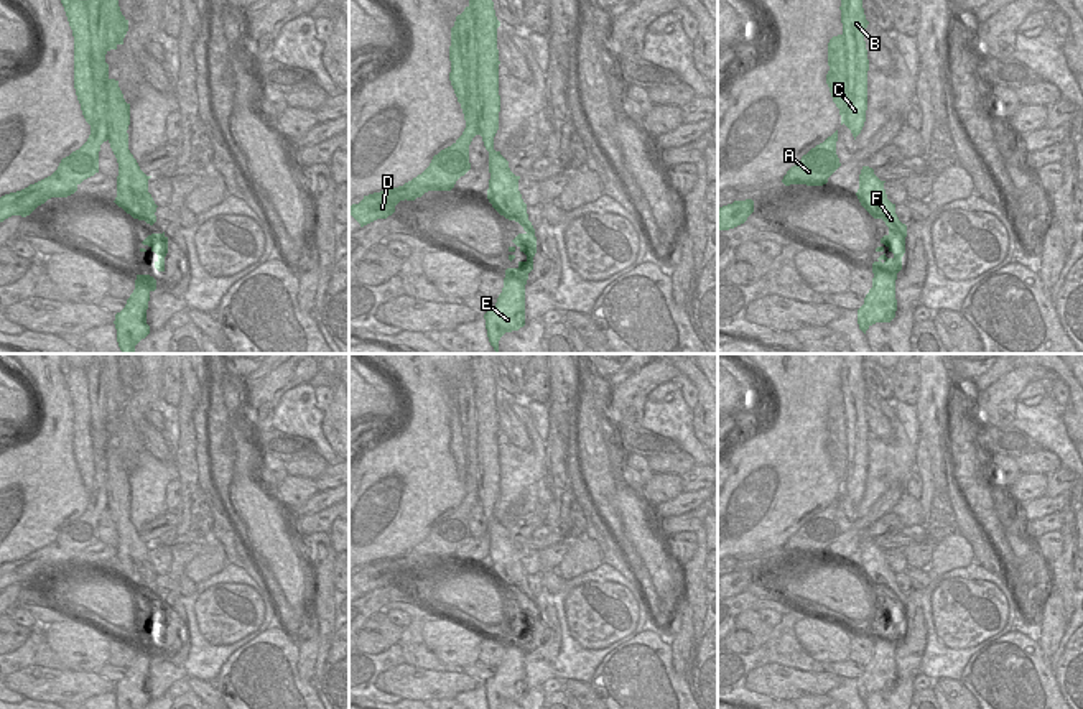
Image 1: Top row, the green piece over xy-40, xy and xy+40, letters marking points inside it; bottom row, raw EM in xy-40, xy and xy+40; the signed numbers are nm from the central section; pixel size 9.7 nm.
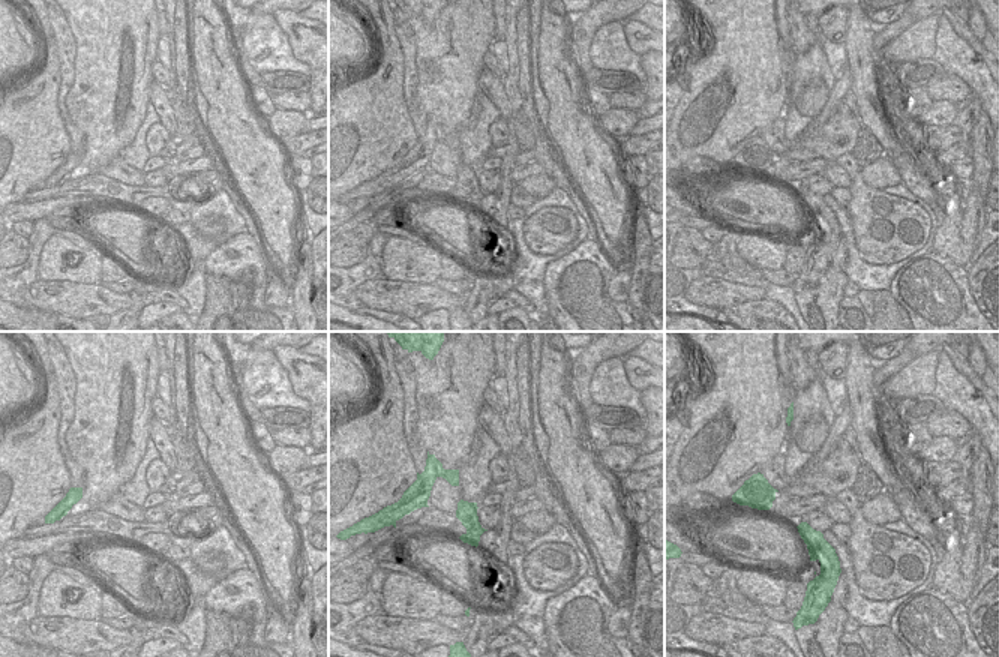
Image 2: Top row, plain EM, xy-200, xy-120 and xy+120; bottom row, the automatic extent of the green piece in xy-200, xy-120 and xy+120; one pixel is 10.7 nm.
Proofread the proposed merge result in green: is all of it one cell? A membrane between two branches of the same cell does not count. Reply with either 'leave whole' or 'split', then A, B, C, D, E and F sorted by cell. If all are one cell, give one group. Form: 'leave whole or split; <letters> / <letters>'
split; A D / B C E F

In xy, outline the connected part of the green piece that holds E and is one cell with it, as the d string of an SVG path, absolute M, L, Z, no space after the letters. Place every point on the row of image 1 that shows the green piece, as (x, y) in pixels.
M472 0L472 13L476 18L477 39L477 82L481 95L479 133L489 151L489 189L487 199L492 207L509 220L515 220L523 227L509 247L509 260L515 258L518 247L527 255L525 262L518 262L517 268L507 268L502 293L492 309L484 314L487 337L494 350L499 354L499 341L505 332L518 331L525 326L525 285L528 273L533 270L533 257L537 253L537 237L528 220L527 204L518 191L518 179L509 161L494 150L494 137L499 130L499 49L497 28L500 21L495 16L492 0Z

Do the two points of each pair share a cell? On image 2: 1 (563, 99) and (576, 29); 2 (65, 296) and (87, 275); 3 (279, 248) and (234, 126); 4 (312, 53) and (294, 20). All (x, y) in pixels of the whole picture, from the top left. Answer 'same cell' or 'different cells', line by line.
1: different cells
2: different cells
3: same cell
4: same cell

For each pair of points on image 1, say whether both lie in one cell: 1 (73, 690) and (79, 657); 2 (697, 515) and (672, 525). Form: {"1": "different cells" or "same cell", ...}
{"1": "different cells", "2": "same cell"}

